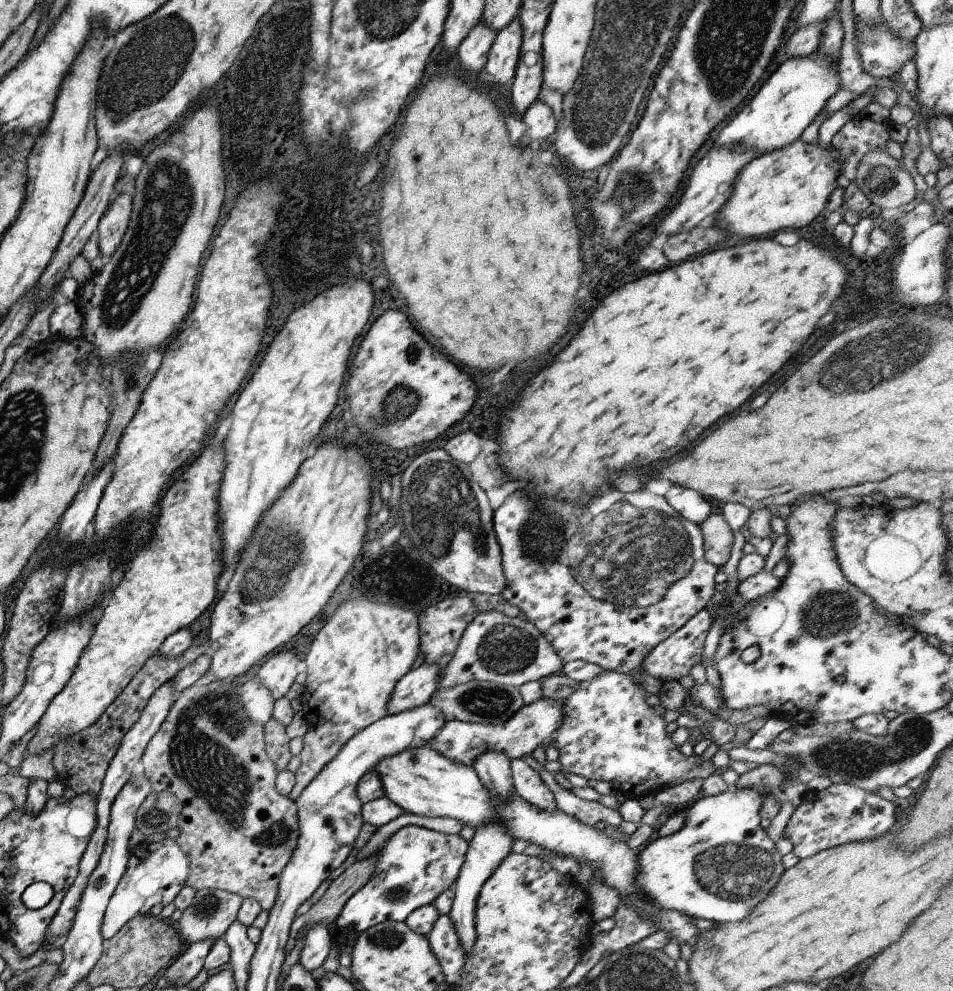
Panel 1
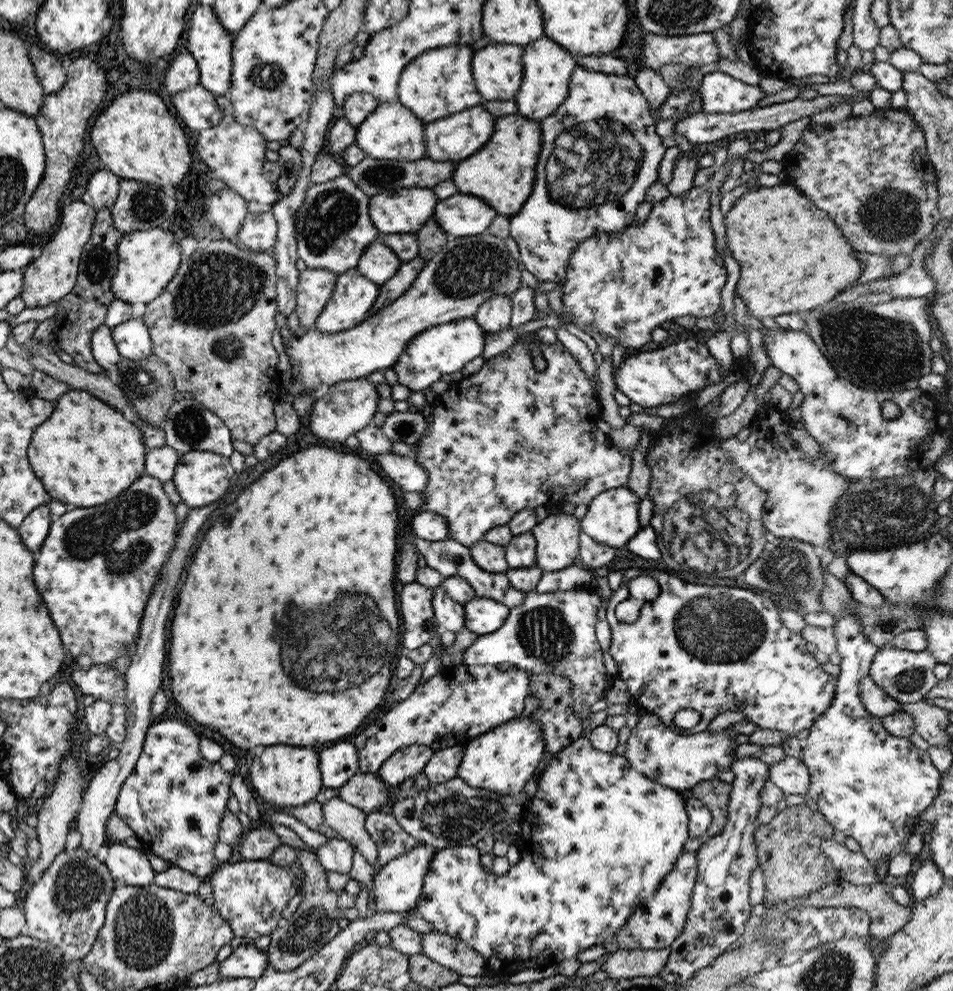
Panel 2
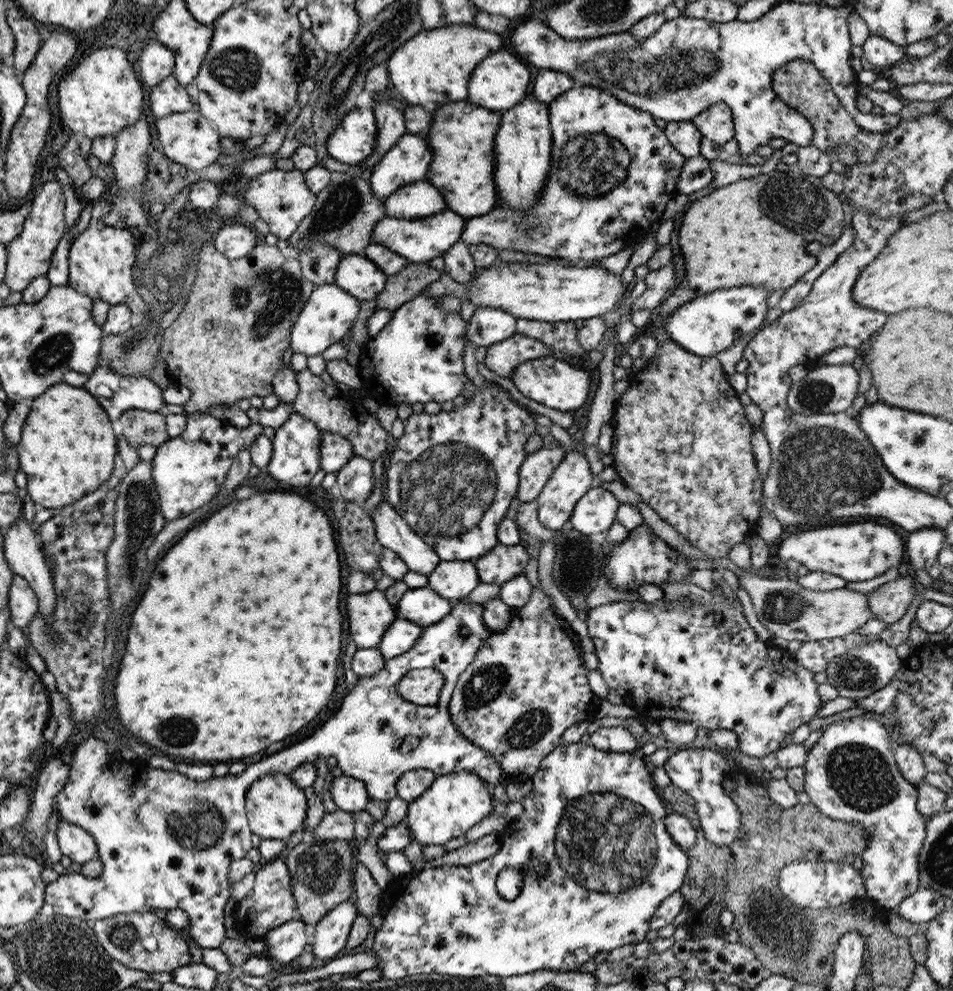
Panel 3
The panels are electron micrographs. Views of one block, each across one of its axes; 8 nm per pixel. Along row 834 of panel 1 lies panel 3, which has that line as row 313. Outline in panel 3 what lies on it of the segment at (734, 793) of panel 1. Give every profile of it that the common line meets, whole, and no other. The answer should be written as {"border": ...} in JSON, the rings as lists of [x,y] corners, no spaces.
{"border":[[[723,288],[718,289],[715,291],[712,291],[711,293],[708,293],[704,296],[699,296],[698,298],[689,300],[687,303],[681,304],[675,312],[671,312],[671,315],[668,315],[662,322],[662,327],[664,327],[664,331],[666,331],[666,335],[668,335],[668,339],[674,341],[676,344],[679,344],[680,346],[684,347],[684,350],[687,350],[688,352],[691,352],[692,354],[695,354],[696,356],[718,356],[720,352],[724,352],[724,350],[728,350],[728,348],[732,348],[736,342],[740,339],[740,333],[742,333],[742,336],[744,334],[750,334],[751,332],[754,332],[755,330],[758,330],[762,326],[762,322],[766,320],[766,313],[768,312],[768,302],[766,299],[769,297],[769,292],[766,290],[766,288]]]}

